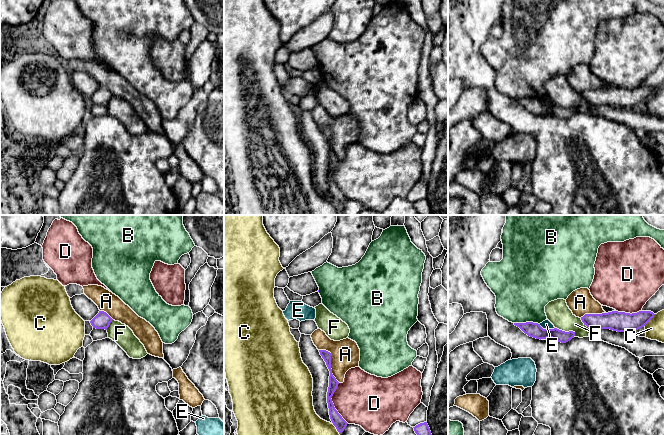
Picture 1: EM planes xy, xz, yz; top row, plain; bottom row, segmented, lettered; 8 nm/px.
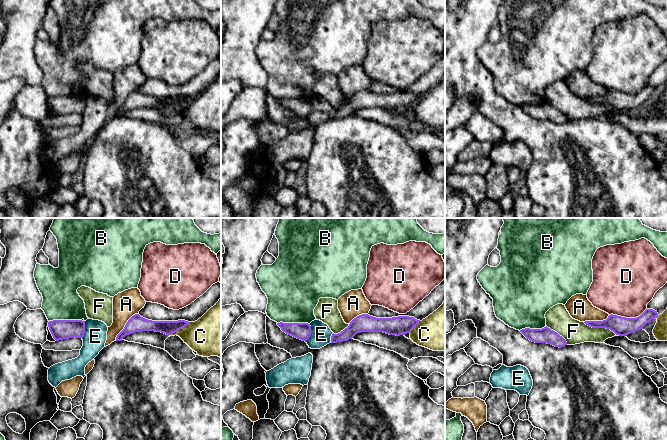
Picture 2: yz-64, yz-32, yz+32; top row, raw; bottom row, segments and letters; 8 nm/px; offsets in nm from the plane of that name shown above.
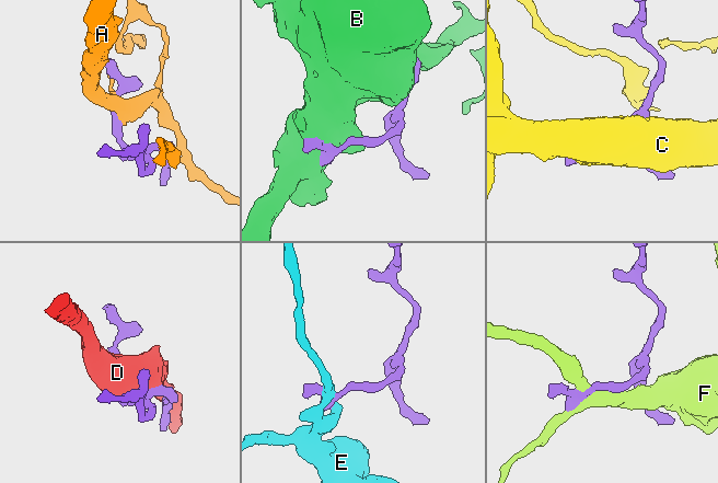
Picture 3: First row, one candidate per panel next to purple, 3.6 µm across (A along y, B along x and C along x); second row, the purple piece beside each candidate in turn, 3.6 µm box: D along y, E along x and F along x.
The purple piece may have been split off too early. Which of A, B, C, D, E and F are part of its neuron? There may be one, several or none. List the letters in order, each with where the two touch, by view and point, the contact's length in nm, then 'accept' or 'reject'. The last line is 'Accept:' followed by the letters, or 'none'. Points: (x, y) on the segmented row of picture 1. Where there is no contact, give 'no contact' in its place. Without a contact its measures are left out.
A: xz (330, 362) | 320 nm | accept
B: yz (527, 322) | 200 nm | reject
C: yz (649, 320) | 140 nm | reject
D: xz (332, 403) | 340 nm | reject
E: yz (547, 329) | 130 nm | reject
F: yz (566, 332) | 180 nm | reject
Accept: A

